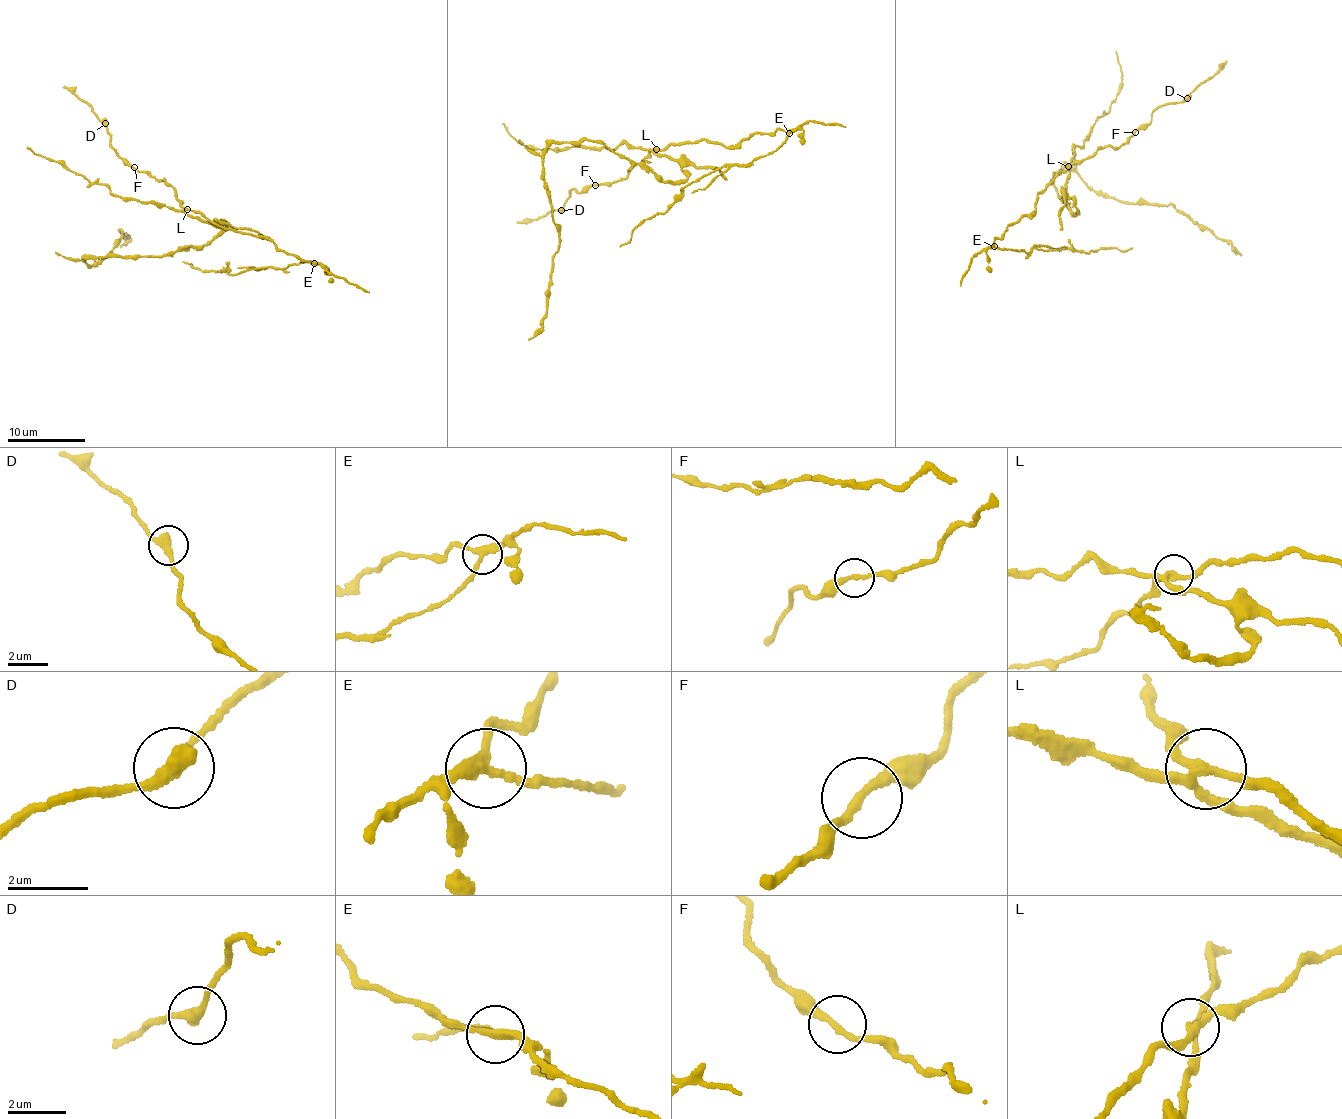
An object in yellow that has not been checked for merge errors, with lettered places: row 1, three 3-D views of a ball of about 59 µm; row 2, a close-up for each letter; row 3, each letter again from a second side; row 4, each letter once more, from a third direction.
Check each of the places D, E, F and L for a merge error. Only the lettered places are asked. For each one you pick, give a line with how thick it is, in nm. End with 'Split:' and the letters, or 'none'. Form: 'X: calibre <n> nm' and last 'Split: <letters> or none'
E: calibre 240 nm
L: calibre 200 nm
Split: E, L

